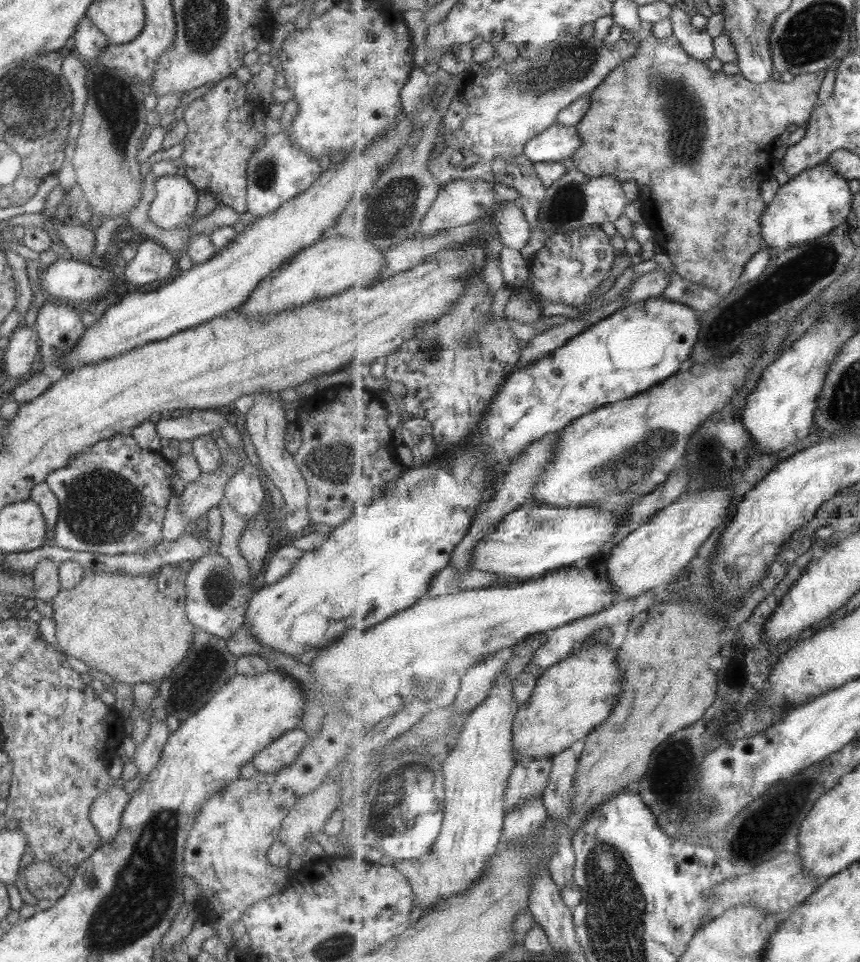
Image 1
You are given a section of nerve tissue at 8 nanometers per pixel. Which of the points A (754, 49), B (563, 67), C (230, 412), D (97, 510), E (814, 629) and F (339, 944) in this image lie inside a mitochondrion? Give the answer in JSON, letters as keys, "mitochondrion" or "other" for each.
{"A":"mitochondrion","B":"mitochondrion","C":"other","D":"mitochondrion","E":"other","F":"mitochondrion"}

